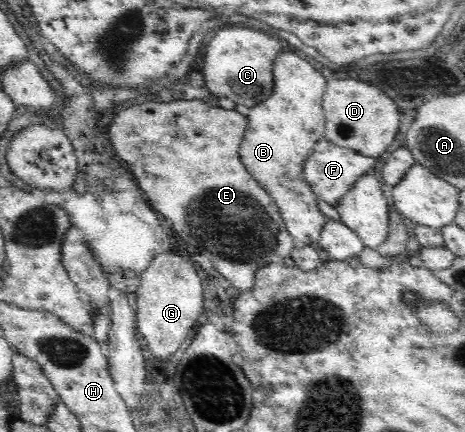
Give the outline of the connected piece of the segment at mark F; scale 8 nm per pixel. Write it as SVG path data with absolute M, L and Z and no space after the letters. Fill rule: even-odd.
M321 138L316 144L314 153L305 162L304 178L310 183L313 193L319 200L336 206L338 201L356 184L356 181L375 167L377 157L367 157L348 148L340 147Z

